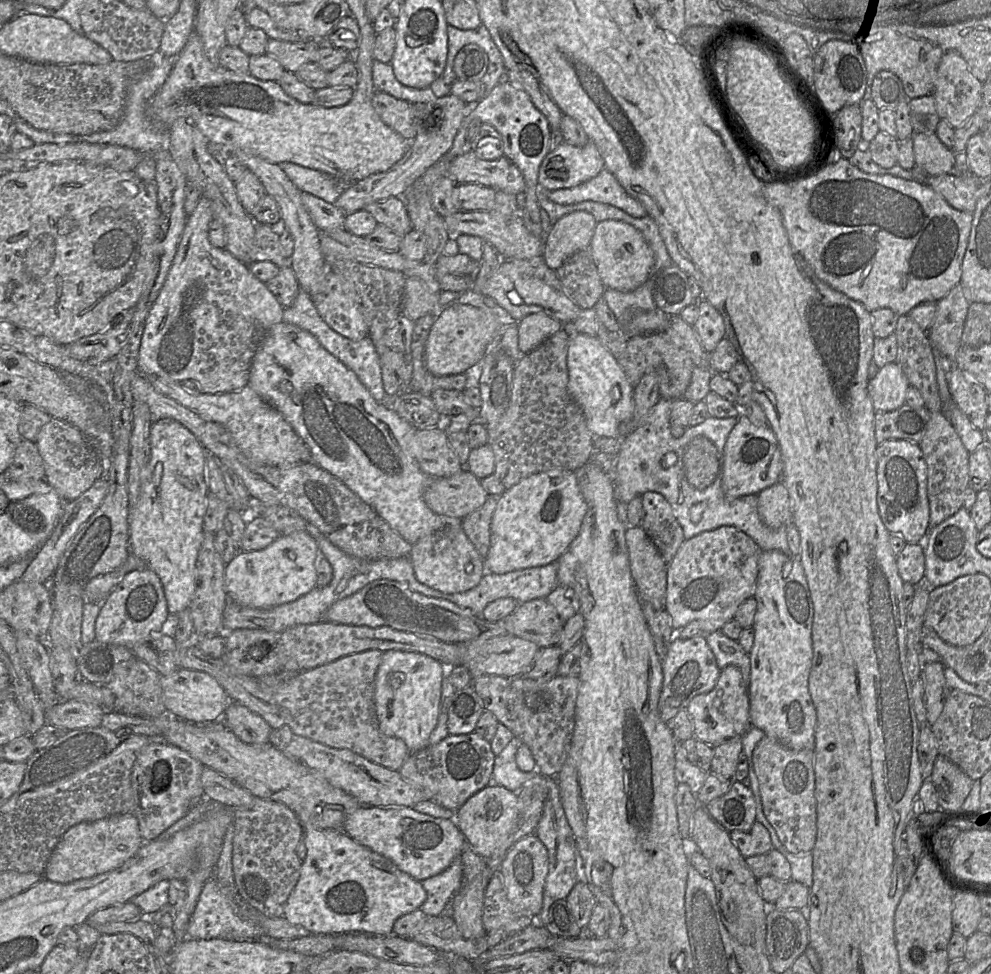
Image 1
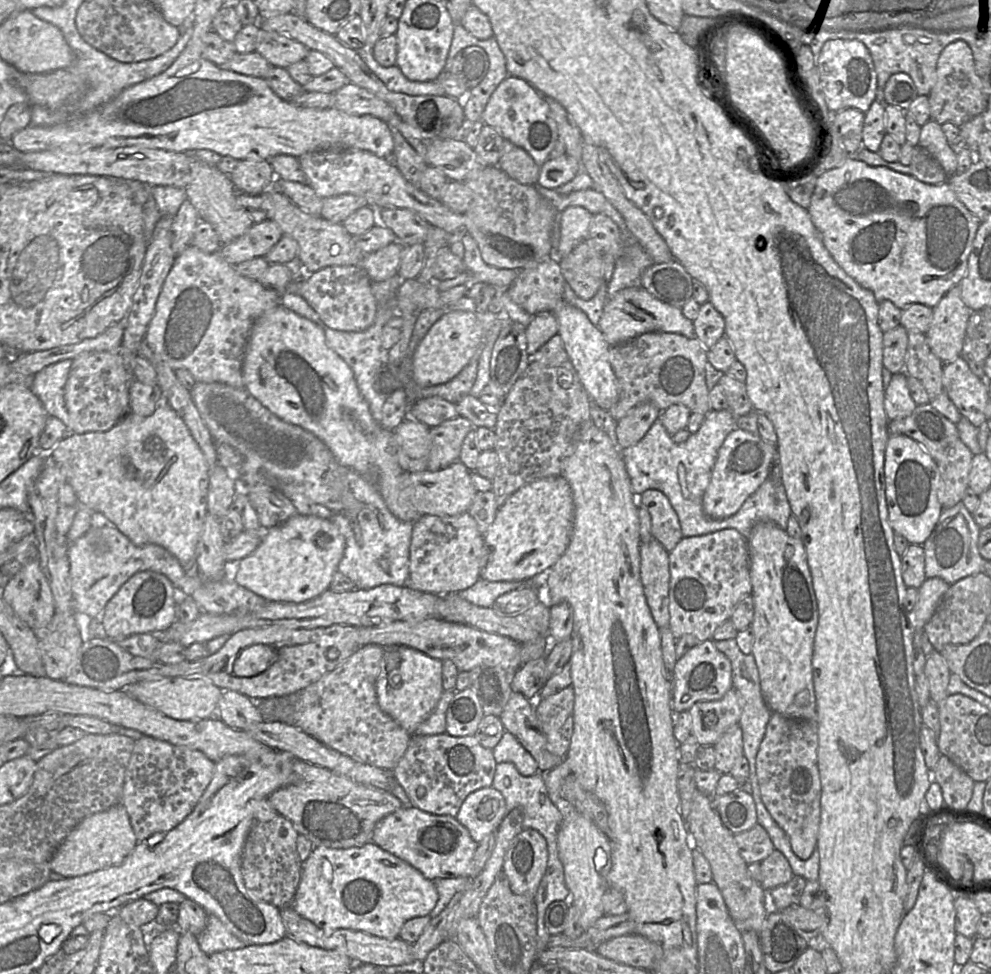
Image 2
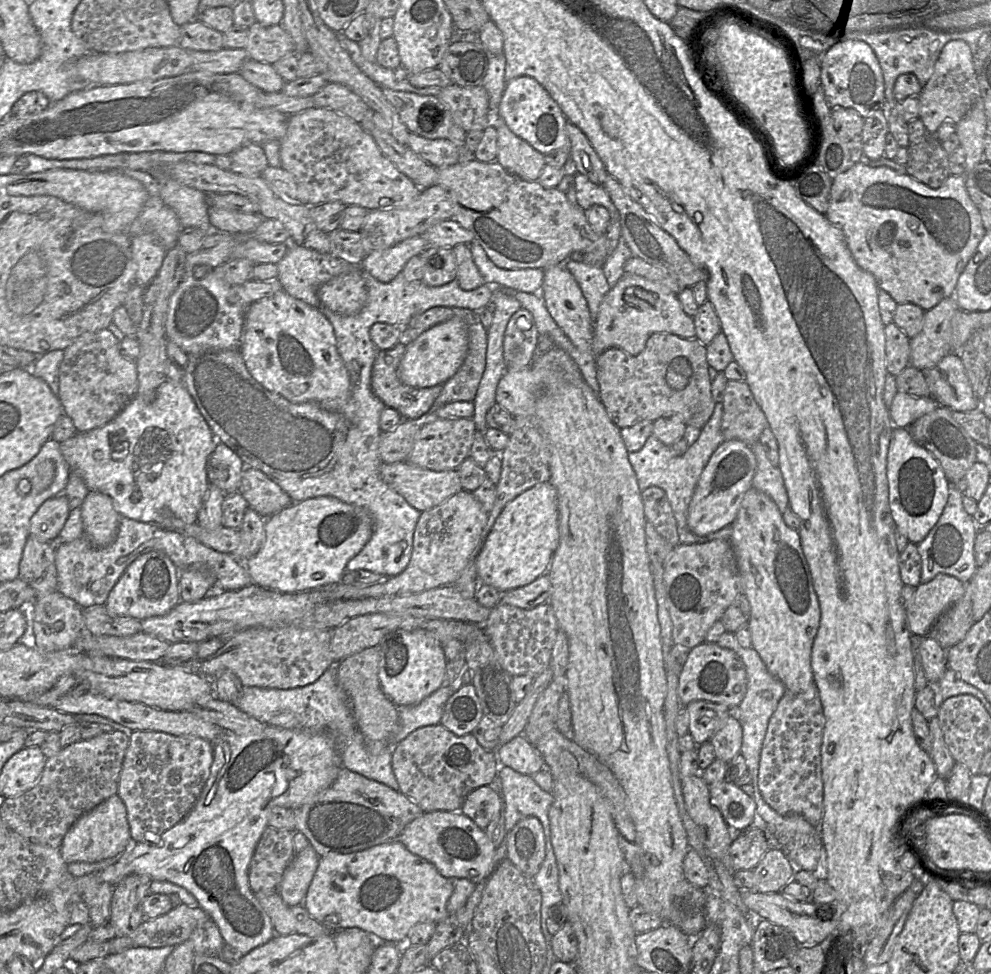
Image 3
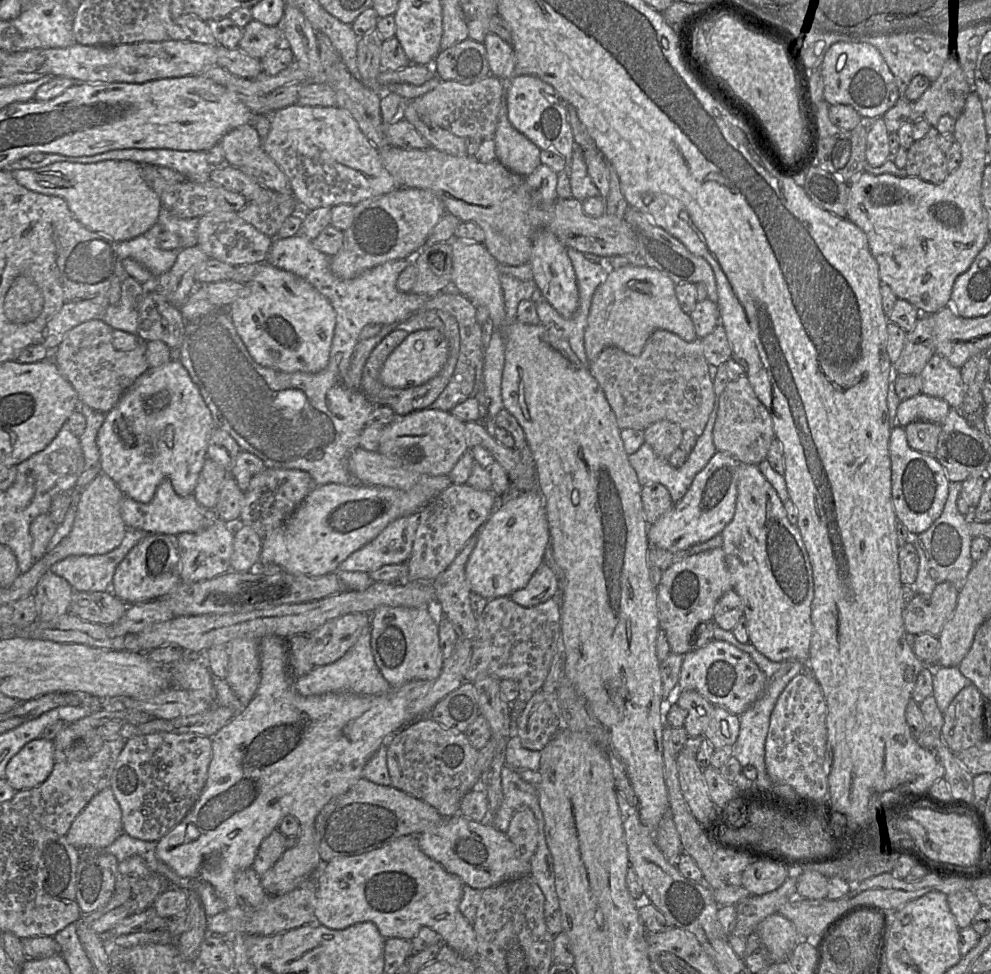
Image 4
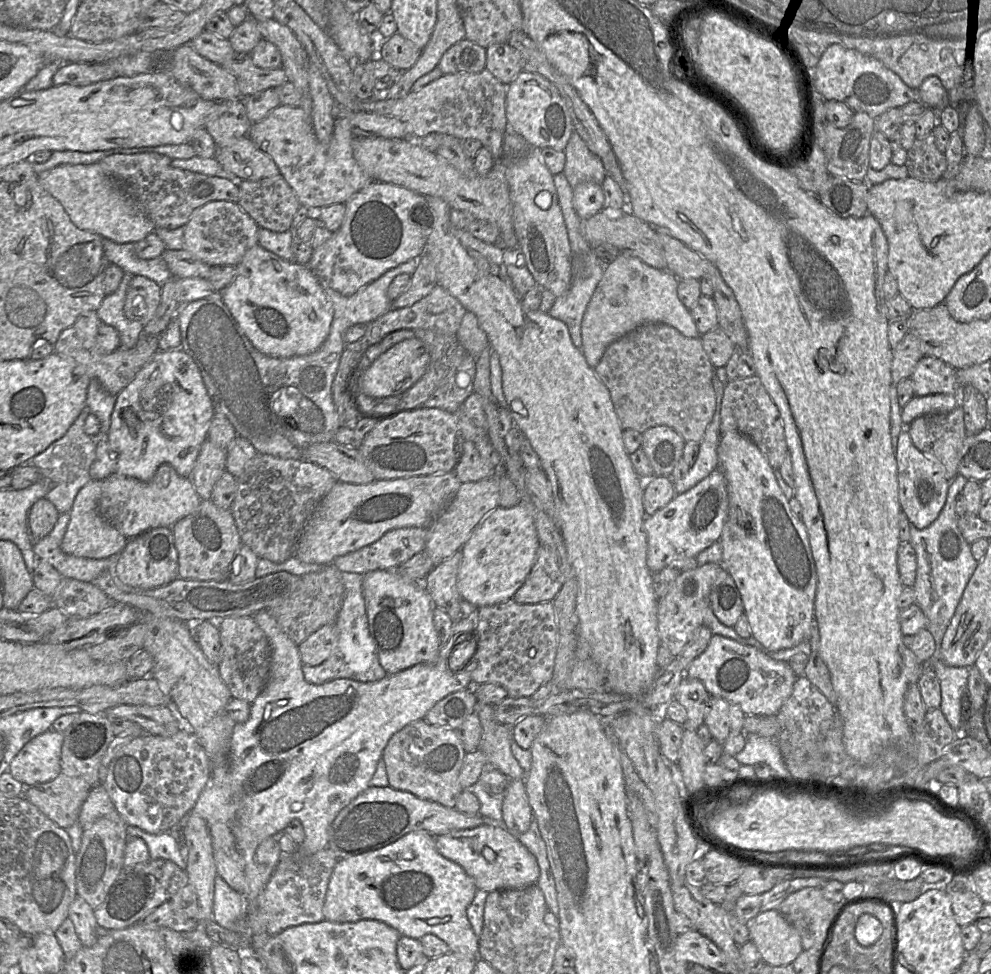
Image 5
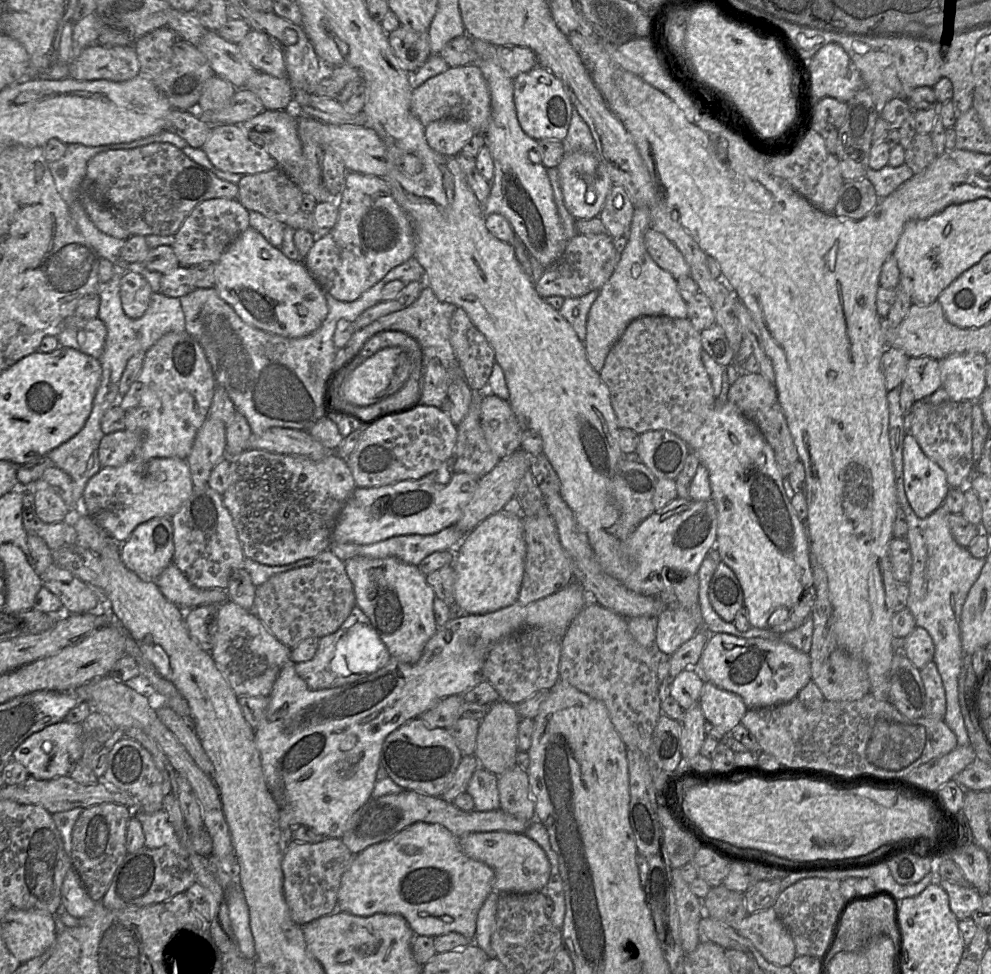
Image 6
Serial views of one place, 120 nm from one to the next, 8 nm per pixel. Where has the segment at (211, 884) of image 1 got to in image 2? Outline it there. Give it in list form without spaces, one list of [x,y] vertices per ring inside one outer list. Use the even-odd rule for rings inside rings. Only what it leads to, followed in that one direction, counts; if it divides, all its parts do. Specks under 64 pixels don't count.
[[[208,915],[204,930],[197,936],[199,947],[207,955],[224,950],[234,950],[247,946],[247,943],[234,936],[214,915]]]

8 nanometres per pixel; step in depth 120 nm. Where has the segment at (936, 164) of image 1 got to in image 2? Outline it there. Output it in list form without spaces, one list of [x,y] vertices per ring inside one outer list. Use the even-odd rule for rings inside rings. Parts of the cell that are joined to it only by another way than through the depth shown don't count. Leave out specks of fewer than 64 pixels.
[[[930,120],[921,127],[918,146],[941,165],[948,177],[956,174],[957,155],[950,148],[941,125],[936,121]]]

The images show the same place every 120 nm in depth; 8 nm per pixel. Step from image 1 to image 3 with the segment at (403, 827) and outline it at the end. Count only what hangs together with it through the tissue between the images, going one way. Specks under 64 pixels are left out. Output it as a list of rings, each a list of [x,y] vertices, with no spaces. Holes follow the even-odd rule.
[[[449,811],[423,812],[412,820],[398,836],[398,840],[413,854],[435,865],[446,878],[465,878],[477,884],[486,881],[498,864],[506,859],[506,839],[496,848],[470,818]]]

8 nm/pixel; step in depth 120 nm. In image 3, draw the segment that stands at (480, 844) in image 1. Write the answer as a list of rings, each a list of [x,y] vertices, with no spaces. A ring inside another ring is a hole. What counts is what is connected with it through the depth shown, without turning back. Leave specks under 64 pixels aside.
[[[488,785],[471,791],[460,809],[462,814],[470,818],[482,830],[486,829],[500,810],[504,811],[502,797]]]

